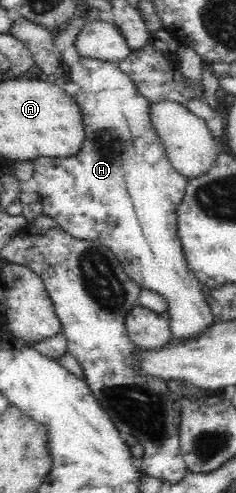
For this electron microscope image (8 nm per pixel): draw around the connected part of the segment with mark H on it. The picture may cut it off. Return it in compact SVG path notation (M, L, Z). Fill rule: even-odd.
M79 56L78 63L72 66L71 70L68 70L70 78L75 84L79 85L79 90L74 95L75 102L79 105L81 115L83 116L83 127L85 127L85 140L81 144L81 152L75 154L73 157L67 158L53 158L40 157L33 160L34 173L33 180L37 181L37 194L41 198L42 214L50 216L69 236L78 238L79 240L94 240L103 246L107 246L111 249L111 253L117 257L119 265L127 273L127 276L140 286L146 288L151 292L156 292L163 296L168 304L169 312L169 324L170 331L173 332L173 338L175 340L189 340L189 338L195 338L197 334L201 334L205 328L214 324L213 313L211 313L211 307L207 303L205 293L201 291L198 278L196 274L188 267L187 259L185 259L185 253L183 253L183 247L178 237L178 227L176 224L176 208L179 206L179 201L183 200L185 196L188 180L174 170L164 153L164 147L161 140L157 137L154 127L152 126L150 118L151 103L137 90L135 83L125 74L116 63L105 62L99 58L82 58Z

